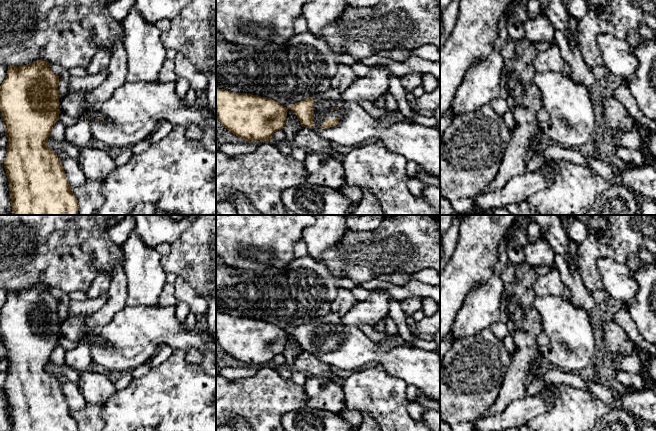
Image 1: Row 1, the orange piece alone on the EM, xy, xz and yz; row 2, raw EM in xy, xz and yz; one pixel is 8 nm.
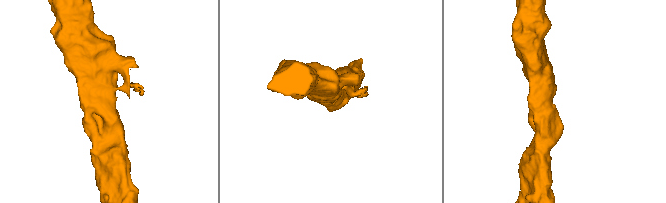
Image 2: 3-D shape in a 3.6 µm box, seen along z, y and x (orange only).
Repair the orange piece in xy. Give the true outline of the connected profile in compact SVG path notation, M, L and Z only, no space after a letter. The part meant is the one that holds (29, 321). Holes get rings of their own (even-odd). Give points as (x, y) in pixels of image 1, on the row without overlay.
M37 284L24 290L9 290L8 297L0 309L0 334L8 362L4 392L9 406L12 431L79 431L71 414L63 390L57 377L46 370L51 354L59 343L59 300L49 292L50 287Z

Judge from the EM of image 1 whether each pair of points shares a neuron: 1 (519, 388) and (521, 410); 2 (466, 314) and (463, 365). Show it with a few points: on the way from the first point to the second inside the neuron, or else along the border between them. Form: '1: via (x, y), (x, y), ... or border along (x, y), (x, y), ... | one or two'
1: border along (526, 396), (513, 400), (501, 412) | two
2: border along (487, 328), (472, 335), (460, 337), (453, 343) | two

